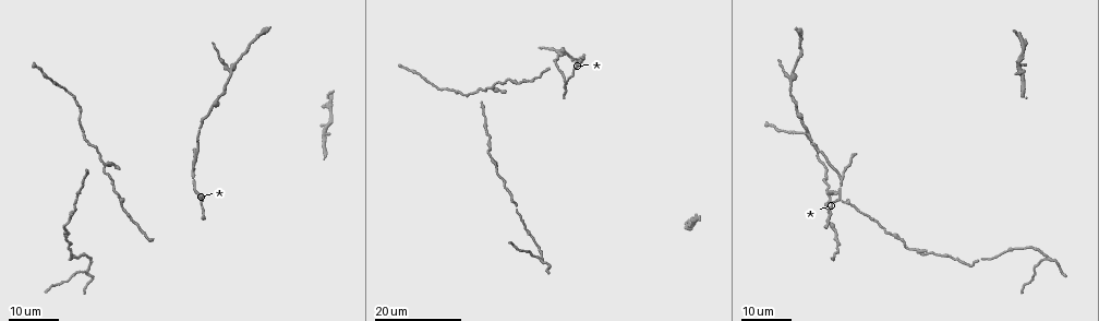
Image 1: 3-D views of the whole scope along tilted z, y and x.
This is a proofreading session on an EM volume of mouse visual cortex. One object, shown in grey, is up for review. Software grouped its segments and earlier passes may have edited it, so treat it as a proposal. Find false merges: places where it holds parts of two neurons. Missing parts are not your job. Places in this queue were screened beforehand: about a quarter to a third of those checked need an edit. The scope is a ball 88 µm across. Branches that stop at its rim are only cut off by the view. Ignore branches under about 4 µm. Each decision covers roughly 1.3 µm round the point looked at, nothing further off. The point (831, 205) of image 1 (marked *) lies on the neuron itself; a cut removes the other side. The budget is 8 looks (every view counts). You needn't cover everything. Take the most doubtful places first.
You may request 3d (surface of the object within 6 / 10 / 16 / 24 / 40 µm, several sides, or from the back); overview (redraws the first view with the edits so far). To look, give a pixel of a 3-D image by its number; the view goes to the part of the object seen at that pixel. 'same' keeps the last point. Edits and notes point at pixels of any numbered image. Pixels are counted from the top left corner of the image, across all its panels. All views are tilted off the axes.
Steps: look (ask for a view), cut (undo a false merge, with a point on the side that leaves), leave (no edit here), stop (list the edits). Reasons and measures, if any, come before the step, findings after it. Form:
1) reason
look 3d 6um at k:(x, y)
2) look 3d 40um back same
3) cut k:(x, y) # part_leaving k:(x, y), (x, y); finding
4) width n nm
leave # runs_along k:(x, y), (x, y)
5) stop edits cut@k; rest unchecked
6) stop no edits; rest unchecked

look 3d 16um at 1:(229, 68)

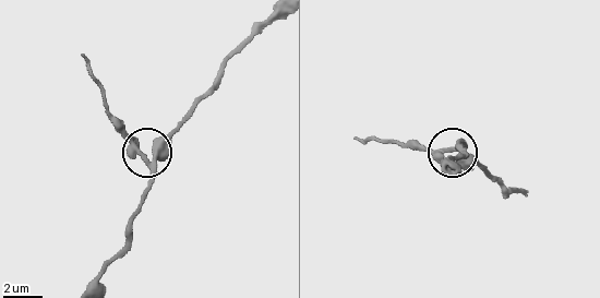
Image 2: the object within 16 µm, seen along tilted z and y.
look 3d 10um at 2:(452, 151)

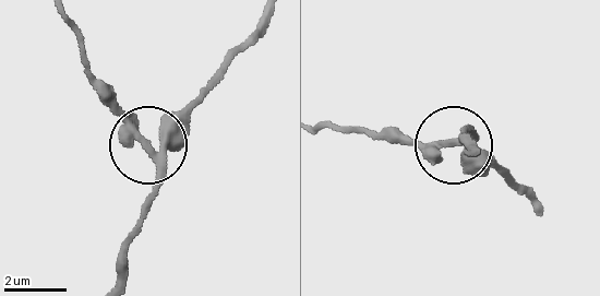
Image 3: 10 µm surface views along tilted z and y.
arms 3
cut 3:(126, 132) # part_leaving 3:(158, 160), (95, 79), (66, 11); a second neuron is stuck on

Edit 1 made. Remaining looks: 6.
look overview

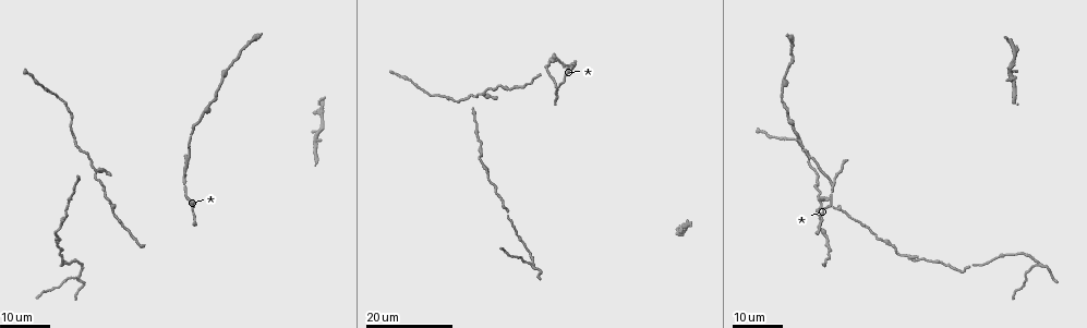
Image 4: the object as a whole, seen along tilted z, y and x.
three arms meet
look 3d 16um at 4:(94, 171)

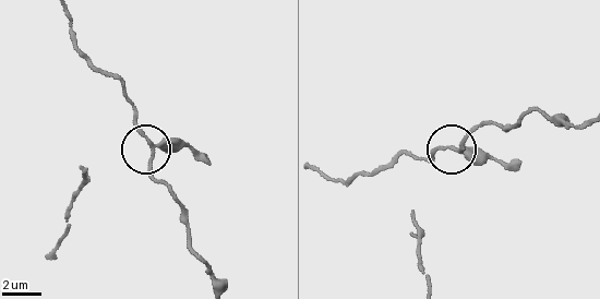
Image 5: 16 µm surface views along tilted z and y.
look 3d 6um at 5:(152, 160)

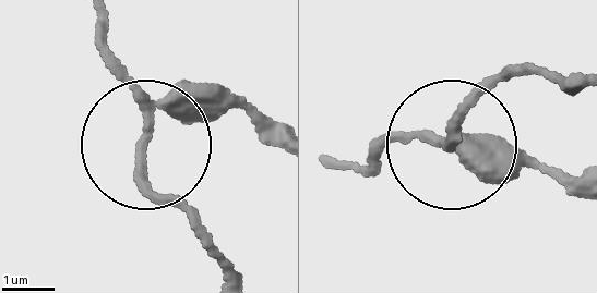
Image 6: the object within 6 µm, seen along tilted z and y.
side_arm 33 um
leave # runs_along 6:(231, 277), (152, 186), (145, 99), (98, 21); one neuron here

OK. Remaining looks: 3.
two arms in line, one across
look 3d 16um at 4:(1040, 267)

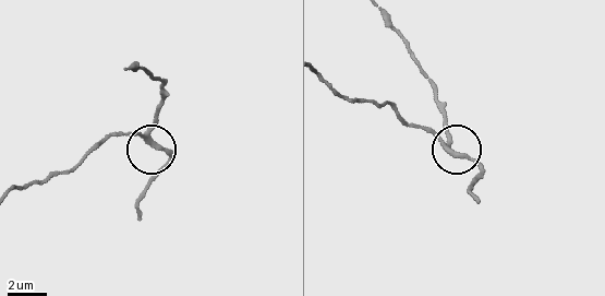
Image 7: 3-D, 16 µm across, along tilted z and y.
zoom in
look 3d 10um at 7:(446, 147)

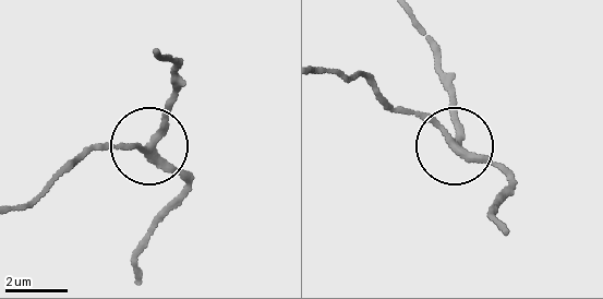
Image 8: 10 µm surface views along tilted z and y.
width 220 nm
leave # one neuron here

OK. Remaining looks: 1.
stop edits cut@3; rest unchecked

